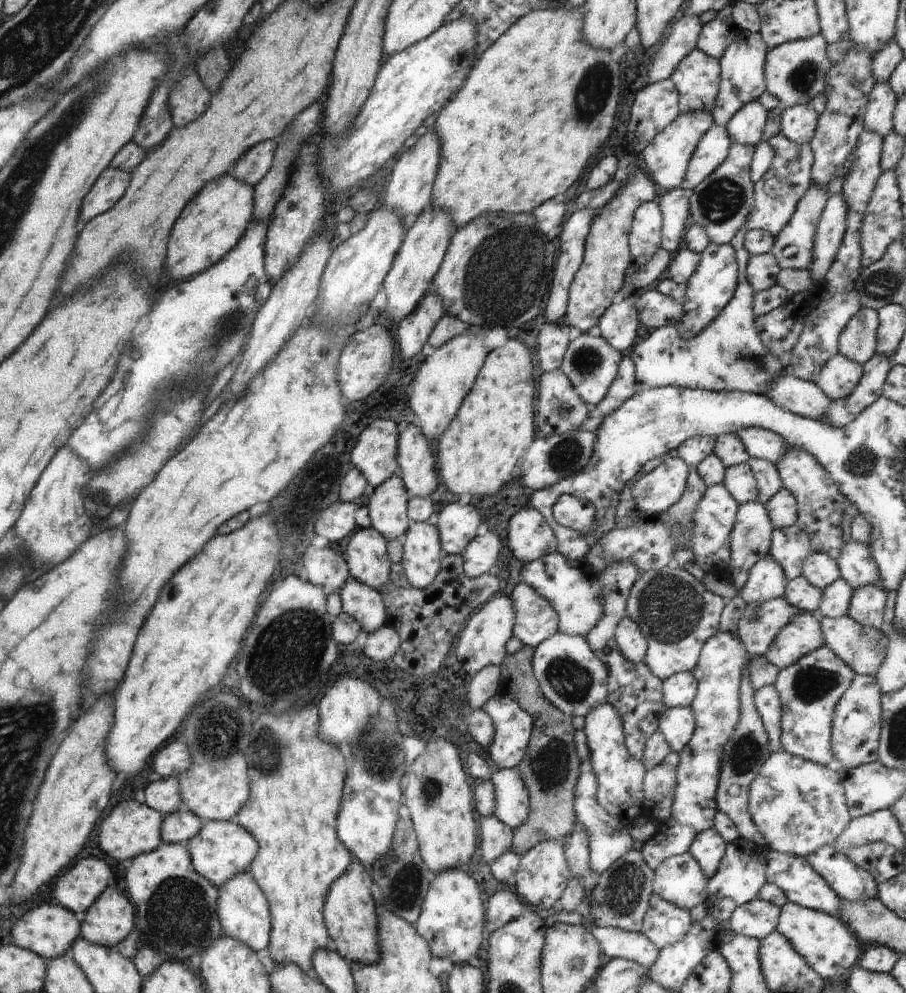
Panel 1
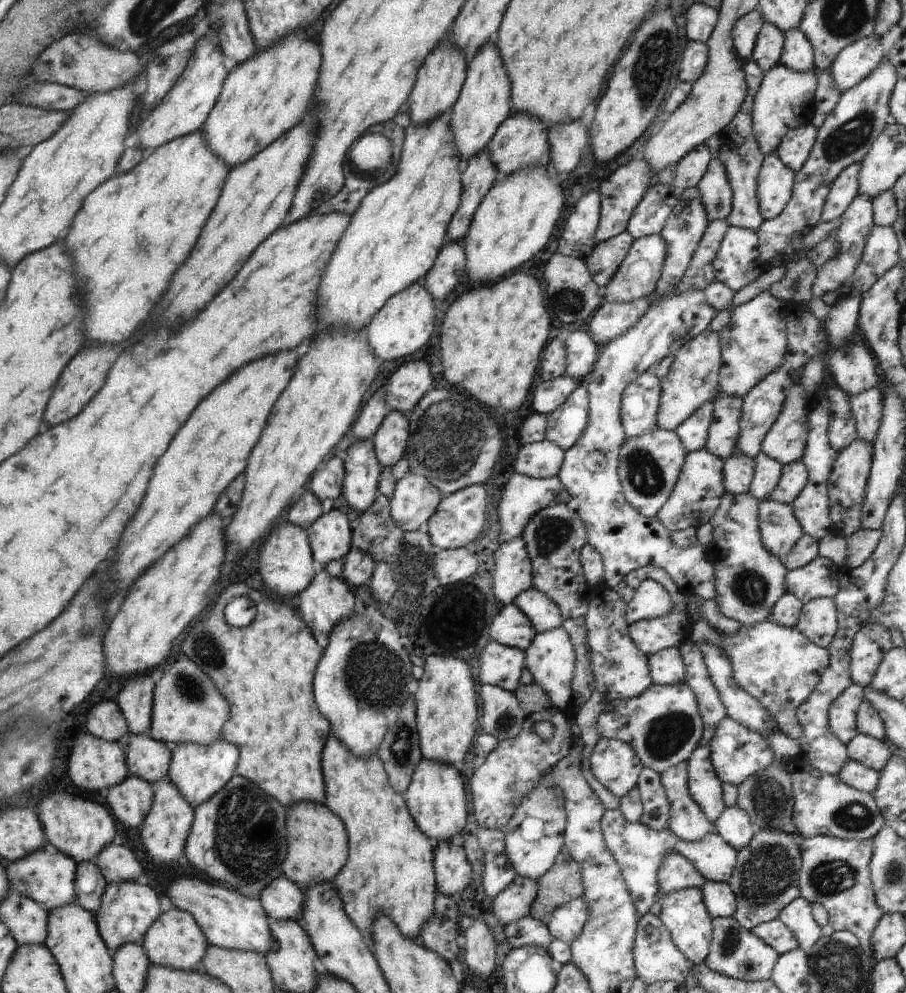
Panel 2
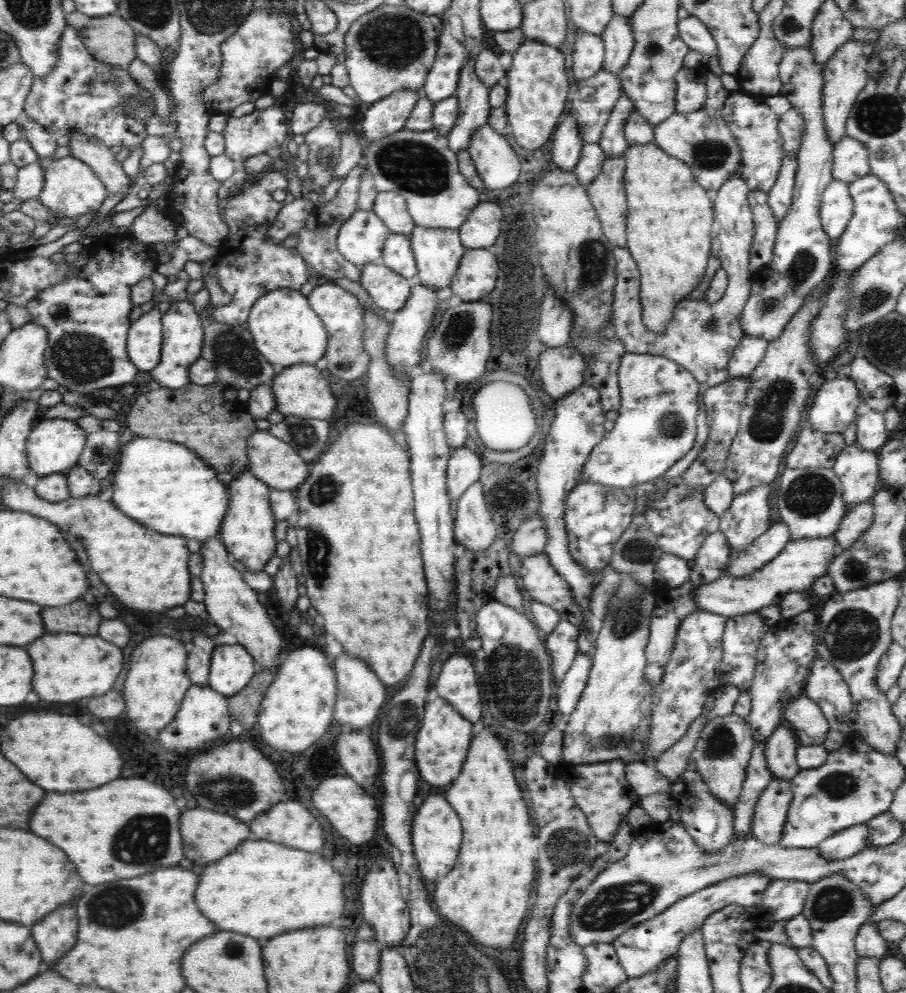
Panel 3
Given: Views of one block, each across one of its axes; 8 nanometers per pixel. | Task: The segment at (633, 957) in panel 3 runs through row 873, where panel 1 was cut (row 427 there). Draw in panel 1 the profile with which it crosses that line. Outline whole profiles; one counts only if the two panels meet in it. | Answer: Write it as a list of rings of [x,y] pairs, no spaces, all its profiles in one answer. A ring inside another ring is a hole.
[[[745,428],[735,433],[750,458],[765,459],[775,465],[785,455],[782,439],[761,428]]]

